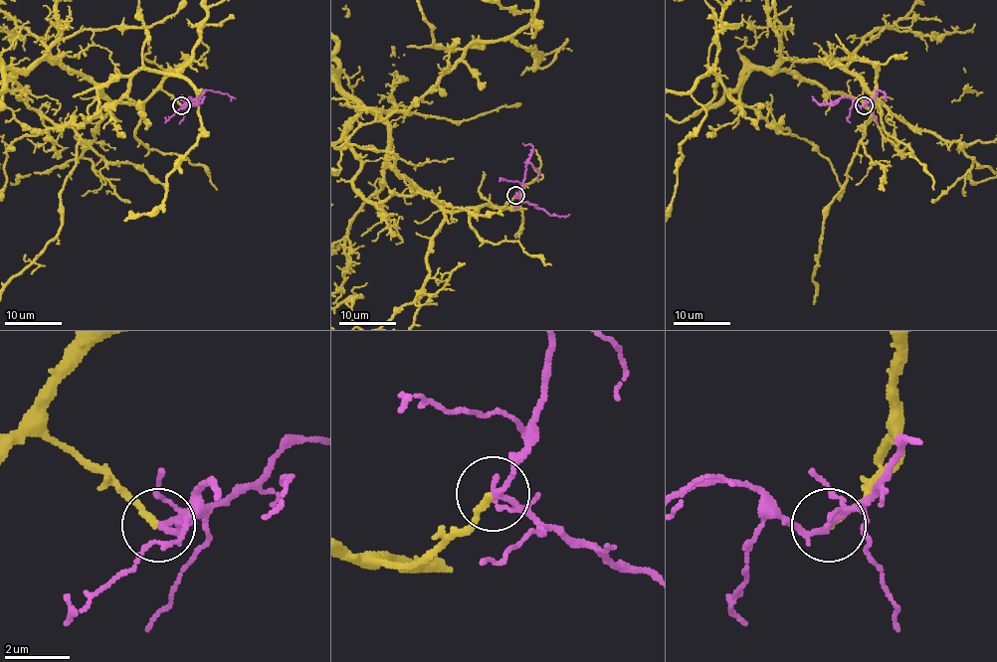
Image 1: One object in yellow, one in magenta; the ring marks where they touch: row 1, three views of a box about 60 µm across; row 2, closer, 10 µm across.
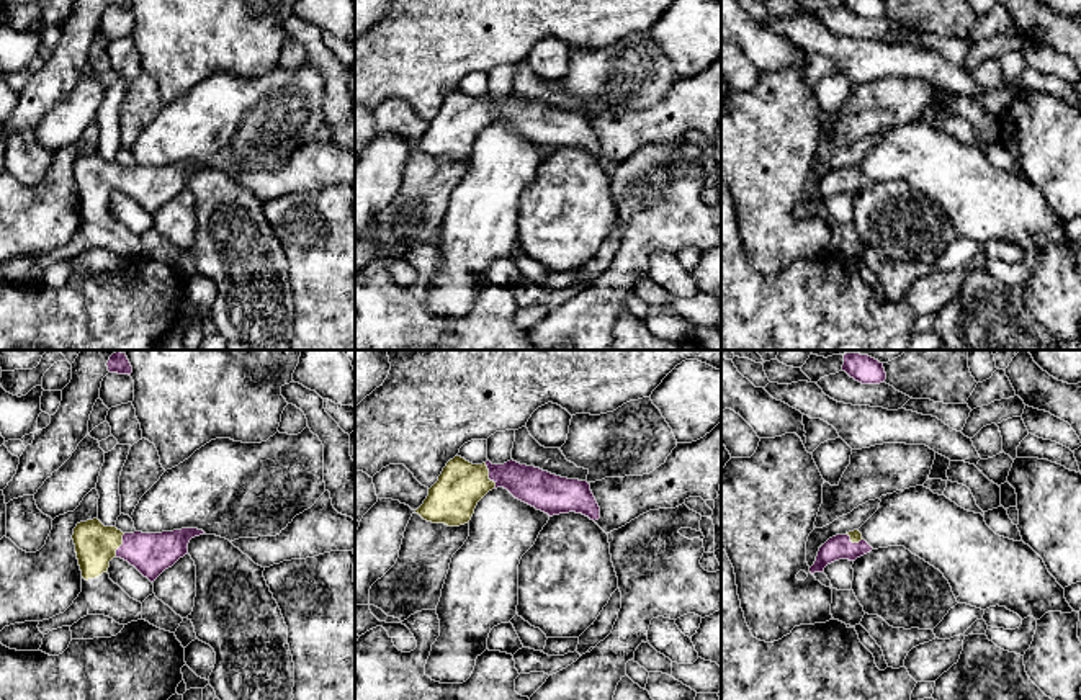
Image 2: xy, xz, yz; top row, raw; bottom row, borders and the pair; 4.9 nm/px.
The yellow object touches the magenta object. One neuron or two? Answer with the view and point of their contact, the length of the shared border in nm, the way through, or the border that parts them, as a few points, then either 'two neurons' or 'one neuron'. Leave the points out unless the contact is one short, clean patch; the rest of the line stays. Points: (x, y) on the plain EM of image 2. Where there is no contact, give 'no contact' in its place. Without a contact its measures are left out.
meets yellow in xz at (488, 110); contact 140 nm long; runs through xz (452, 133), (468, 116), (488, 110), (514, 110), (533, 120); one neuron

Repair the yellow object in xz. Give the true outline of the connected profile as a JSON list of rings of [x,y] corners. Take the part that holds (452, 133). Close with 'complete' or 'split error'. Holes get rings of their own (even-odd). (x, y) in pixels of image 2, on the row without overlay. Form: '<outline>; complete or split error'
[[[461,90],[446,96],[415,147],[432,157],[460,160],[471,154],[478,136],[497,121],[549,150],[576,146],[594,155],[600,152],[600,141],[587,114],[561,111],[514,93],[473,98]]]; split error

